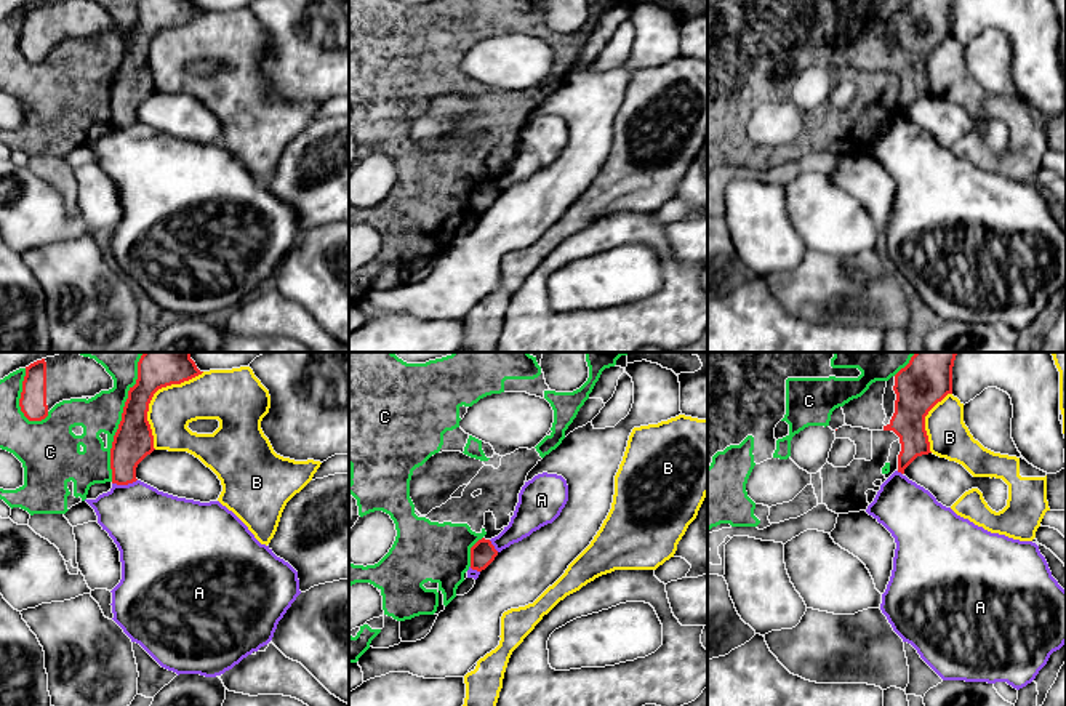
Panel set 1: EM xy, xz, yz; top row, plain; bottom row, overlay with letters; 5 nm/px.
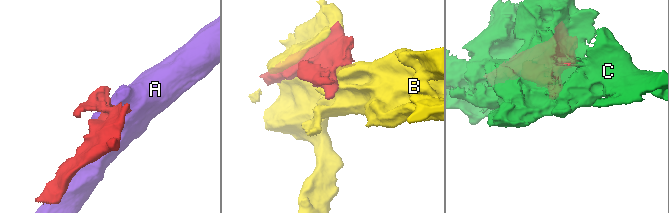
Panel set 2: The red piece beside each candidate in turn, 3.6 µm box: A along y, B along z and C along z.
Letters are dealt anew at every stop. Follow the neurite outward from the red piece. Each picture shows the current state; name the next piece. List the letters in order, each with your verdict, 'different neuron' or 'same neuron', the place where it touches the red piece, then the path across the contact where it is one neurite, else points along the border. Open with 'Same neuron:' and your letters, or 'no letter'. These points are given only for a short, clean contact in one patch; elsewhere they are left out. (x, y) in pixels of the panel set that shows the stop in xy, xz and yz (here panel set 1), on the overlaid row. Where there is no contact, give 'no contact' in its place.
Same neuron: no letter
A: different neuron; contact xy (124, 484); border xy (136, 479), (127, 484), (112, 484)
B: different neuron; contact xy (152, 396)
C: different neuron; contact xy (122, 417)

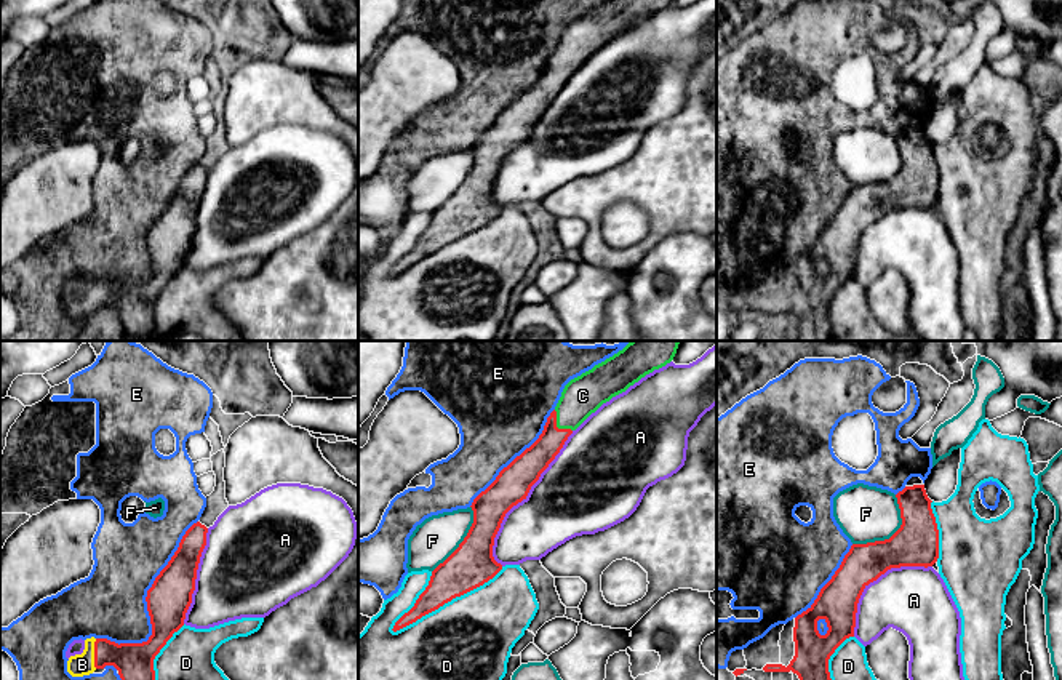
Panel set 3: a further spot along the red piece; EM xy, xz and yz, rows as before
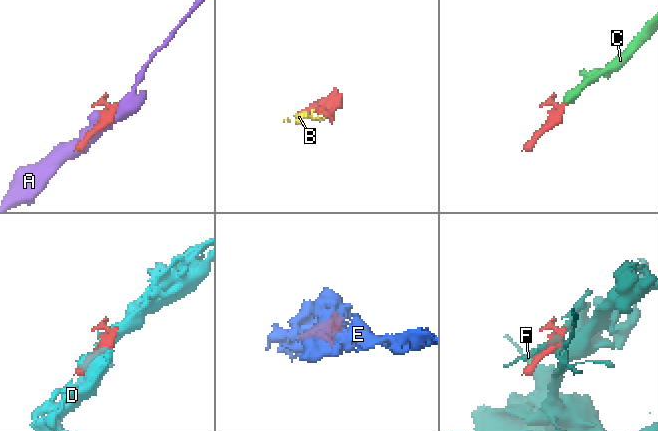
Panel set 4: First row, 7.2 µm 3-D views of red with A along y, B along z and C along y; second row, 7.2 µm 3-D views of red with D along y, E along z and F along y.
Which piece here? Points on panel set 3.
Same neuron: B, C
A: different neuron; contact xz (523, 498)
B: same neuron; contact xy (95, 653)
C: same neuron; contact xz (555, 426)
D: different neuron; contact xz (447, 602)
E: different neuron; contact xy (147, 605)
F: different neuron; contact yz (893, 535)

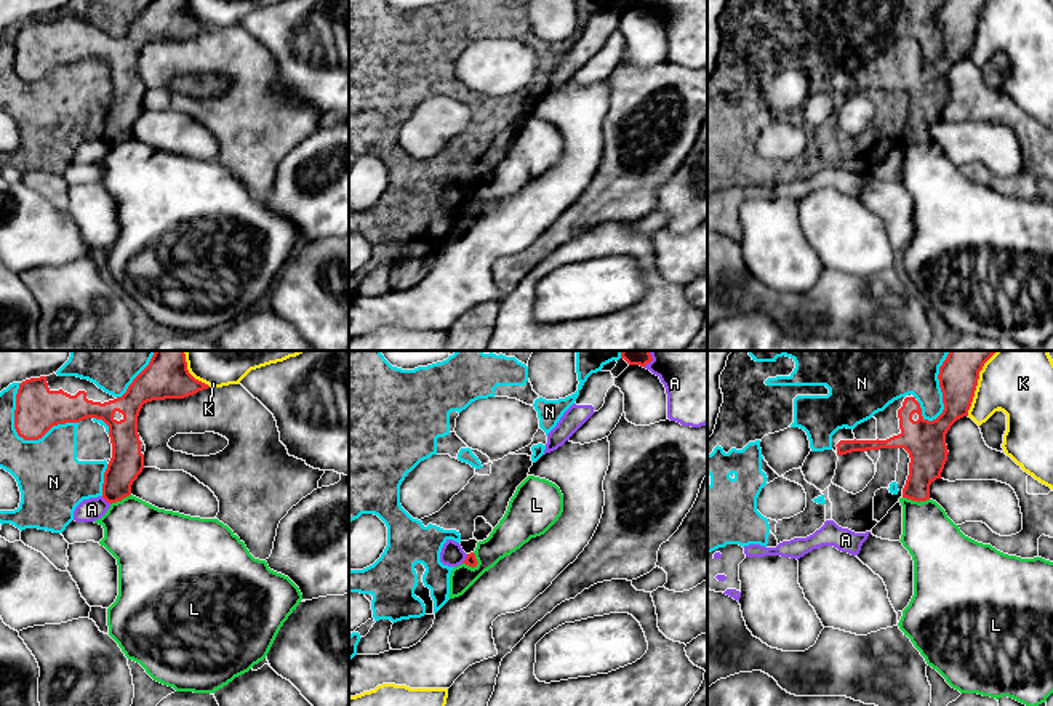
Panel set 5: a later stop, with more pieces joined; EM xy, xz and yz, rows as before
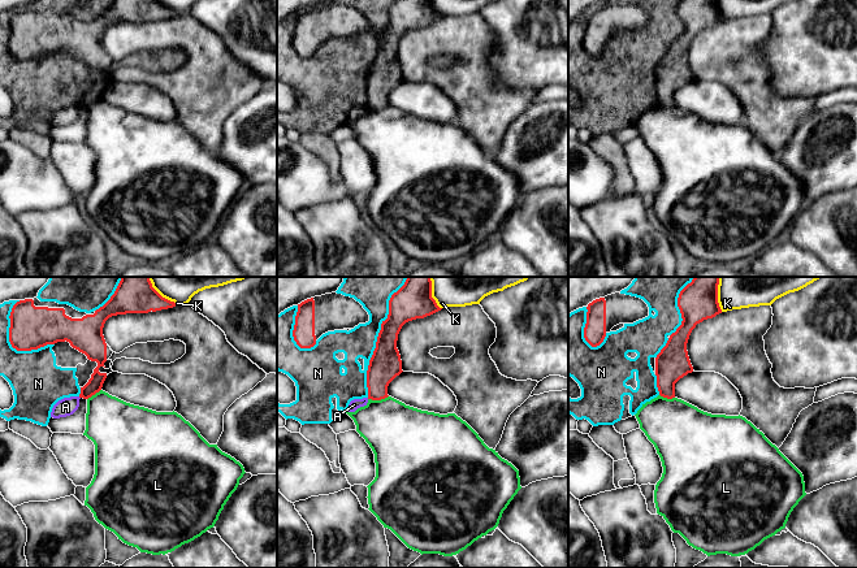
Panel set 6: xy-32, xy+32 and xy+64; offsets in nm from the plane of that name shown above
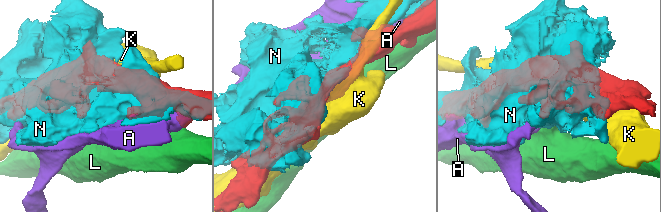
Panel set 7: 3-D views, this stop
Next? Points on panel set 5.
Same neuron: no letter
A: different neuron; contact xy (106, 500)
K: different neuron; contact yz (976, 383)
L: different neuron; contact yz (916, 500)
N: different neuron; contact xy (24, 439)

